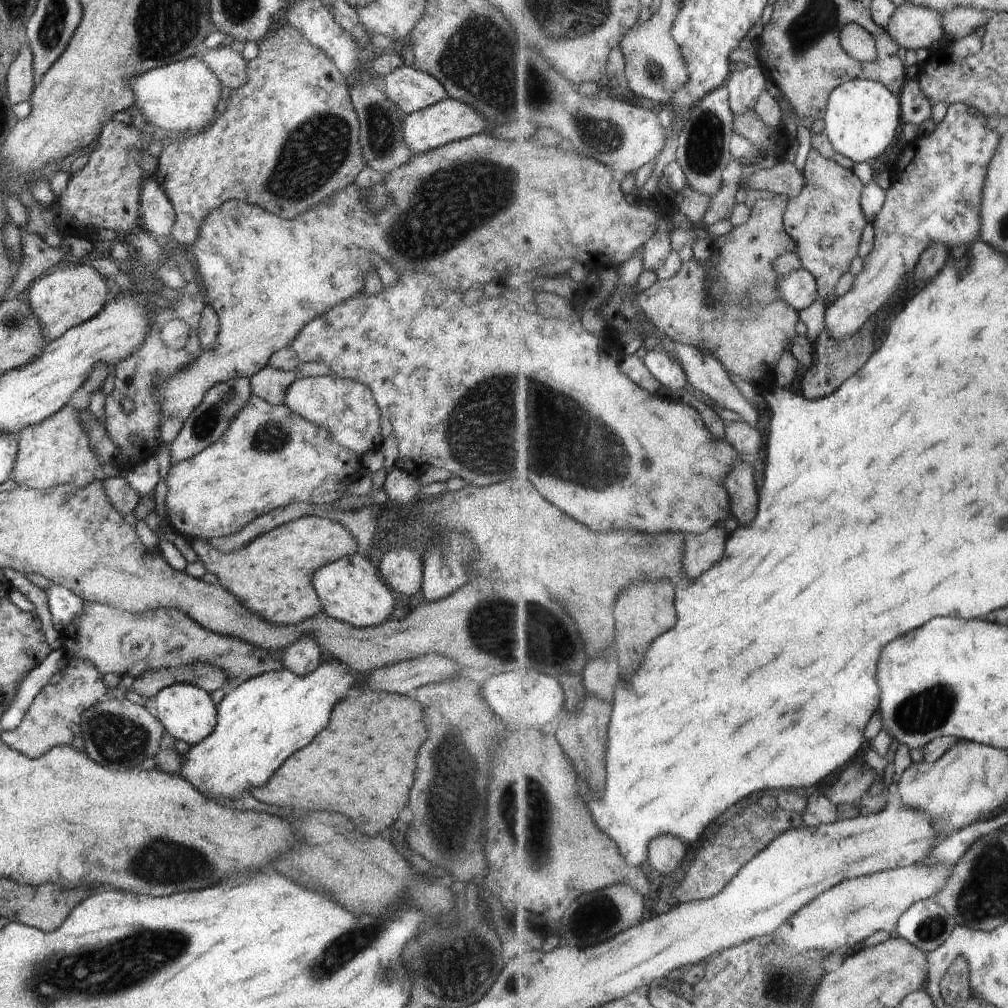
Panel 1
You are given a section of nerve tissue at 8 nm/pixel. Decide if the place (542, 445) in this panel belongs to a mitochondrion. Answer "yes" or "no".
yes

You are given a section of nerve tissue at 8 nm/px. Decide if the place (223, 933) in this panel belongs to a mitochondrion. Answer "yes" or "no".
no

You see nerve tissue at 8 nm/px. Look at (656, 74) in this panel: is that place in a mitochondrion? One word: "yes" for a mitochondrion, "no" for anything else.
yes

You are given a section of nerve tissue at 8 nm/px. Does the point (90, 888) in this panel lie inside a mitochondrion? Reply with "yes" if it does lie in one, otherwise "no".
no

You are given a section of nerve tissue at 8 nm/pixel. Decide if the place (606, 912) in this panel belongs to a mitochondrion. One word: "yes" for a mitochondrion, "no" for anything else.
yes

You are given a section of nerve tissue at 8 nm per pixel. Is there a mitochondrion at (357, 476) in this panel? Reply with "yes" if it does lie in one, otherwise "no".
no

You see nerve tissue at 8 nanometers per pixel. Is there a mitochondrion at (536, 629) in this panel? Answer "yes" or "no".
yes

